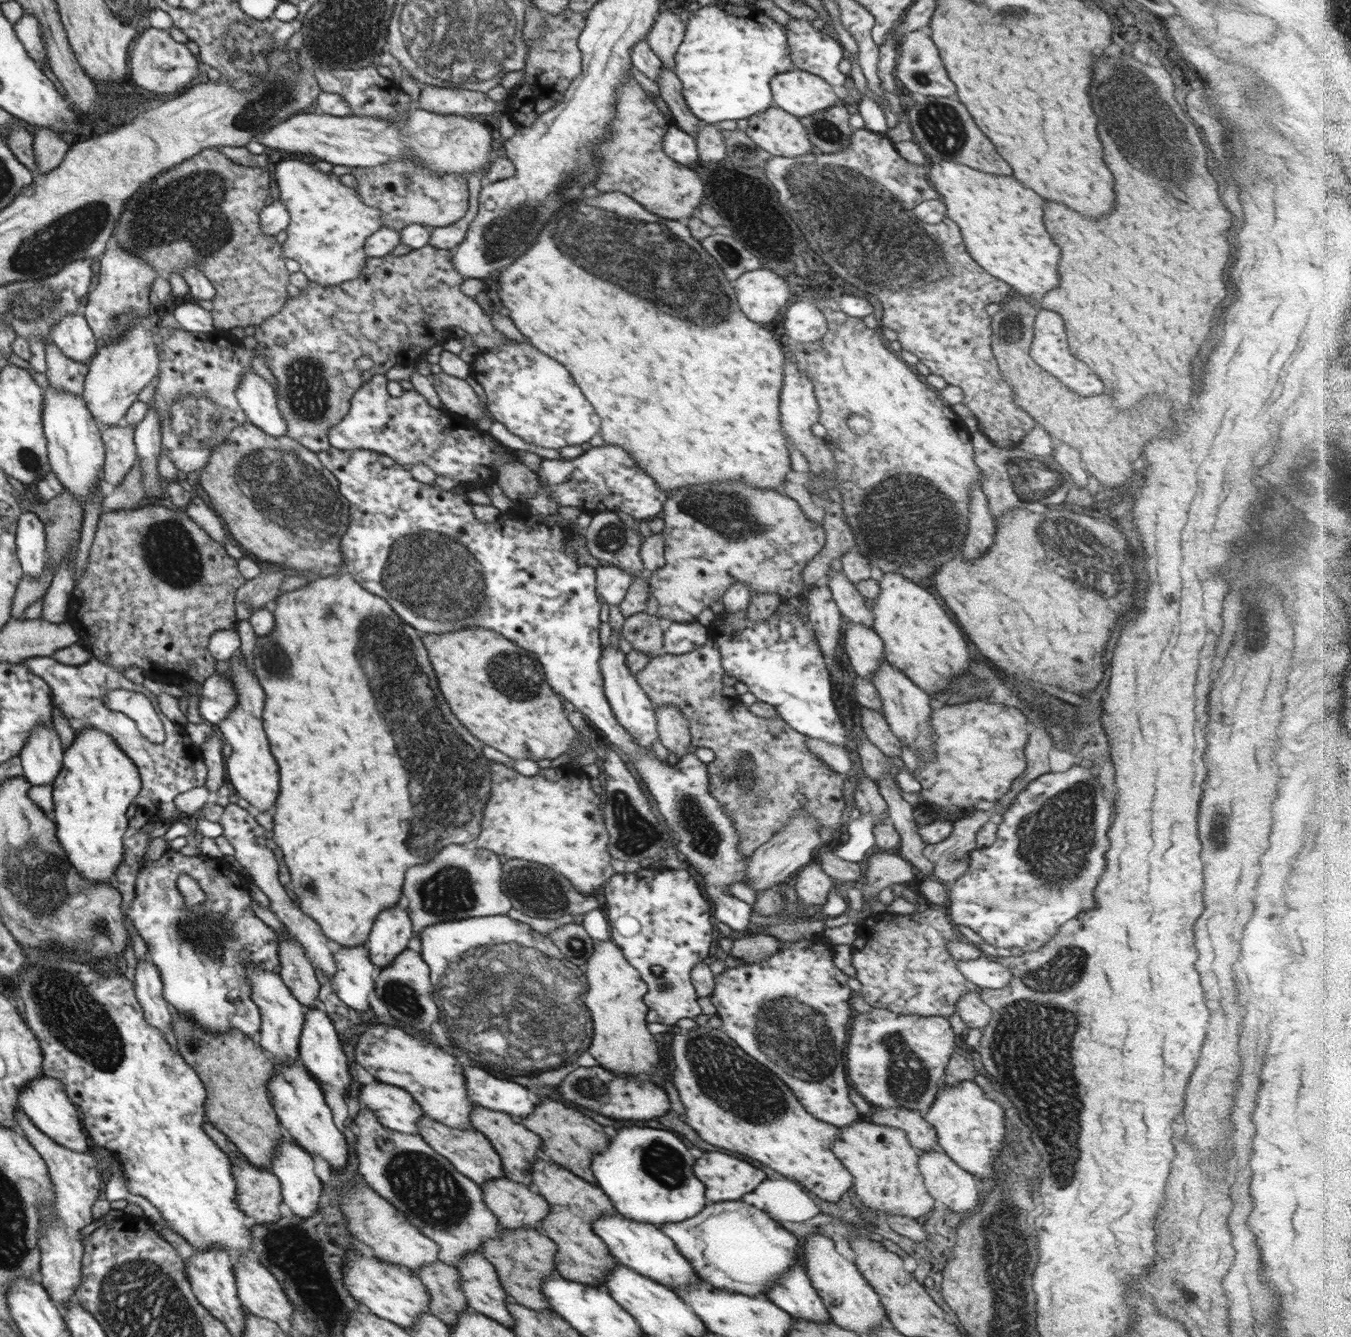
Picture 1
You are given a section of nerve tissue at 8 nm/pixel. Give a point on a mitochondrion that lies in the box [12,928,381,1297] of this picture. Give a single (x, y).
(65, 1007)

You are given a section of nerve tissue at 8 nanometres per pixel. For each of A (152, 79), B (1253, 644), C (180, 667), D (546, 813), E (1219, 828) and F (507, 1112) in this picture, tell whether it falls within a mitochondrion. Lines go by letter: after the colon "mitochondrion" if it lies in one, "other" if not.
A: other
B: other
C: other
D: other
E: mitochondrion
F: other

